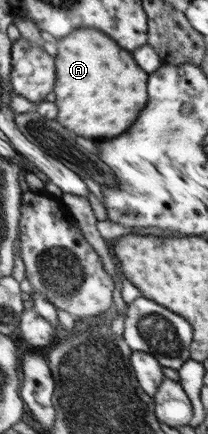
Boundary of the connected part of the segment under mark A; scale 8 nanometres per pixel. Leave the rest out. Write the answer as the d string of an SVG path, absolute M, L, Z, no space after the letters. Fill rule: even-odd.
M75 29L69 33L69 37L58 39L57 44L57 57L54 59L57 67L54 91L57 99L54 103L59 109L59 117L56 118L58 123L75 135L87 139L105 141L125 133L147 103L147 73L135 63L129 51L121 49L111 37L97 29Z

